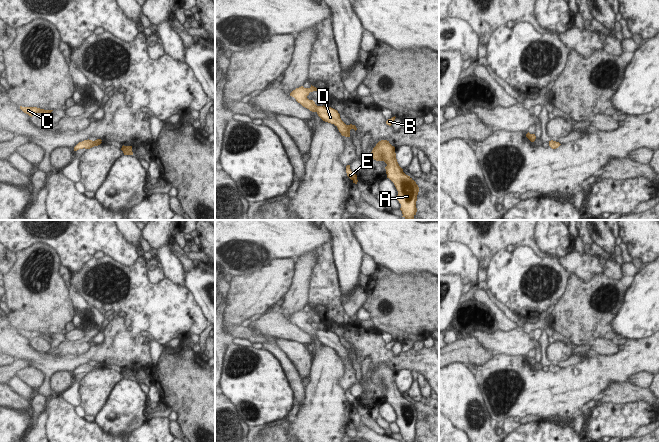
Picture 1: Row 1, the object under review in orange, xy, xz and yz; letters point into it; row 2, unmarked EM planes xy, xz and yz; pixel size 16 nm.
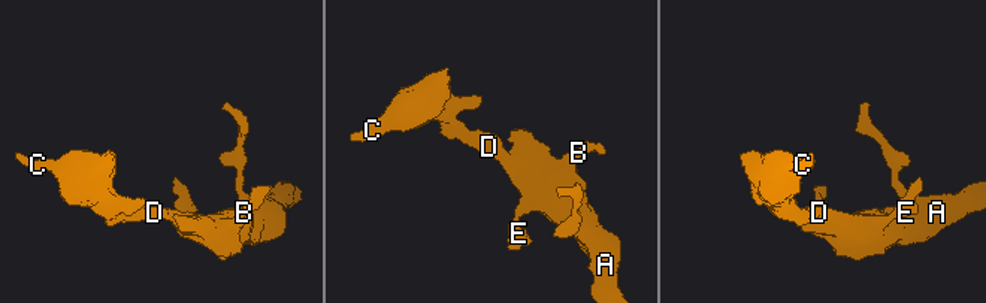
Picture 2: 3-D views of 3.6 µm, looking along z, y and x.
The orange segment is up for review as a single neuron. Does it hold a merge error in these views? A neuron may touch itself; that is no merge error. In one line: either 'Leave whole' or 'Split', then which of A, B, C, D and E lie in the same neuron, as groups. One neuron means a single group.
Leave whole. Groups: A B C D E.

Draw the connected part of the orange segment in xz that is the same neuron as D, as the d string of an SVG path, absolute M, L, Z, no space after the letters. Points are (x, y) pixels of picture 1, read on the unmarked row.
M311 309L310 312L304 312L303 310L296 312L290 317L290 320L294 321L298 327L303 331L309 333L312 336L316 336L318 340L325 346L334 348L342 360L350 361L350 354L357 354L355 349L346 349L340 342L340 338L337 334L326 331L317 330L313 324L309 324L307 320L310 316L318 315L318 312Z

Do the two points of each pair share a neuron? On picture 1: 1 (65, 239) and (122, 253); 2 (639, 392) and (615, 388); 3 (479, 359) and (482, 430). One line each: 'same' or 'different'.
1: same
2: same
3: different

